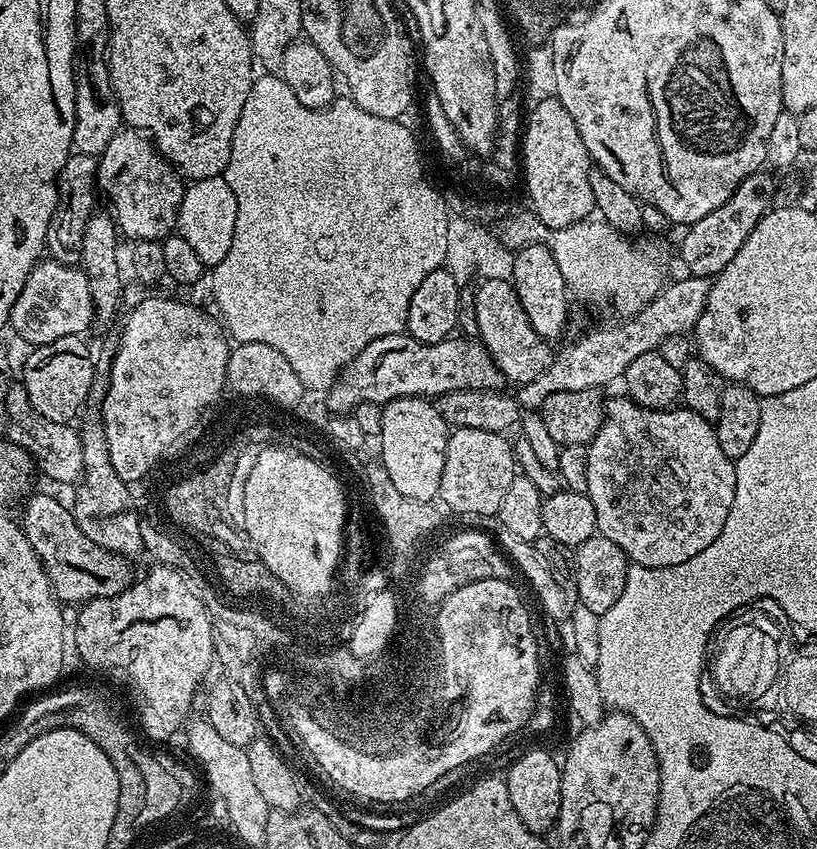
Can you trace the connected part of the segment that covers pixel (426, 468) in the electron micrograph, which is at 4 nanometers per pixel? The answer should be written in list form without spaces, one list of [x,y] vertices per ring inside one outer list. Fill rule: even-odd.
[[[423,396],[400,397],[383,405],[381,424],[382,430],[378,437],[380,443],[378,460],[384,465],[386,474],[390,474],[390,482],[394,482],[394,487],[400,493],[406,494],[406,498],[414,498],[423,504],[435,501],[440,495],[442,466],[446,466],[446,446],[450,435],[450,425],[445,420],[444,413],[431,399]]]

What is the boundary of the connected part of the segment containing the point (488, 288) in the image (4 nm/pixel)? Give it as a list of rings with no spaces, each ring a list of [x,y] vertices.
[[[503,280],[479,281],[476,288],[476,321],[480,331],[479,339],[488,348],[489,354],[497,364],[509,385],[522,386],[526,382],[534,382],[538,371],[537,365],[528,364],[528,356],[540,352],[545,341],[536,335],[536,331],[528,324],[526,314],[514,294],[504,296],[506,284]]]

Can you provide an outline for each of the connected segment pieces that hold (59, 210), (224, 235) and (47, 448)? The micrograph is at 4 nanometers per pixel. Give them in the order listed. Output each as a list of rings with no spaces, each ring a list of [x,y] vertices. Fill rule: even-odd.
[[[73,154],[62,166],[60,176],[56,180],[56,209],[46,230],[46,252],[51,259],[57,260],[60,264],[76,266],[81,263],[82,234],[86,234],[86,222],[90,222],[92,213],[98,208],[96,161],[97,157],[94,156]]]
[[[223,176],[193,180],[185,187],[176,232],[190,244],[205,266],[215,266],[226,258],[234,242],[234,222],[238,222],[238,198],[234,198],[234,190],[230,190]]]
[[[20,382],[13,383],[9,387],[6,410],[8,411],[7,439],[30,453],[39,471],[41,468],[50,479],[57,480],[60,484],[75,485],[83,477],[80,432],[72,429],[71,423],[50,422],[50,418],[42,418],[42,414],[38,414],[38,410],[30,406],[24,385]]]

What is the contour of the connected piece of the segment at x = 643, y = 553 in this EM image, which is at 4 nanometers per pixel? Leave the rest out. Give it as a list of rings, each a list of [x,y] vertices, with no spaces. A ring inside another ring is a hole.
[[[620,394],[617,400],[609,399],[604,409],[604,421],[598,434],[588,447],[587,481],[588,497],[594,502],[596,515],[596,530],[599,535],[610,538],[611,542],[624,551],[632,564],[641,564],[647,568],[669,568],[678,566],[682,562],[690,562],[694,554],[702,554],[718,534],[722,534],[722,526],[726,526],[726,514],[730,514],[730,506],[734,506],[734,490],[736,489],[736,465],[726,458],[722,446],[718,446],[716,429],[713,421],[707,420],[702,414],[685,406],[671,408],[647,408],[634,400],[629,400],[627,395]]]

